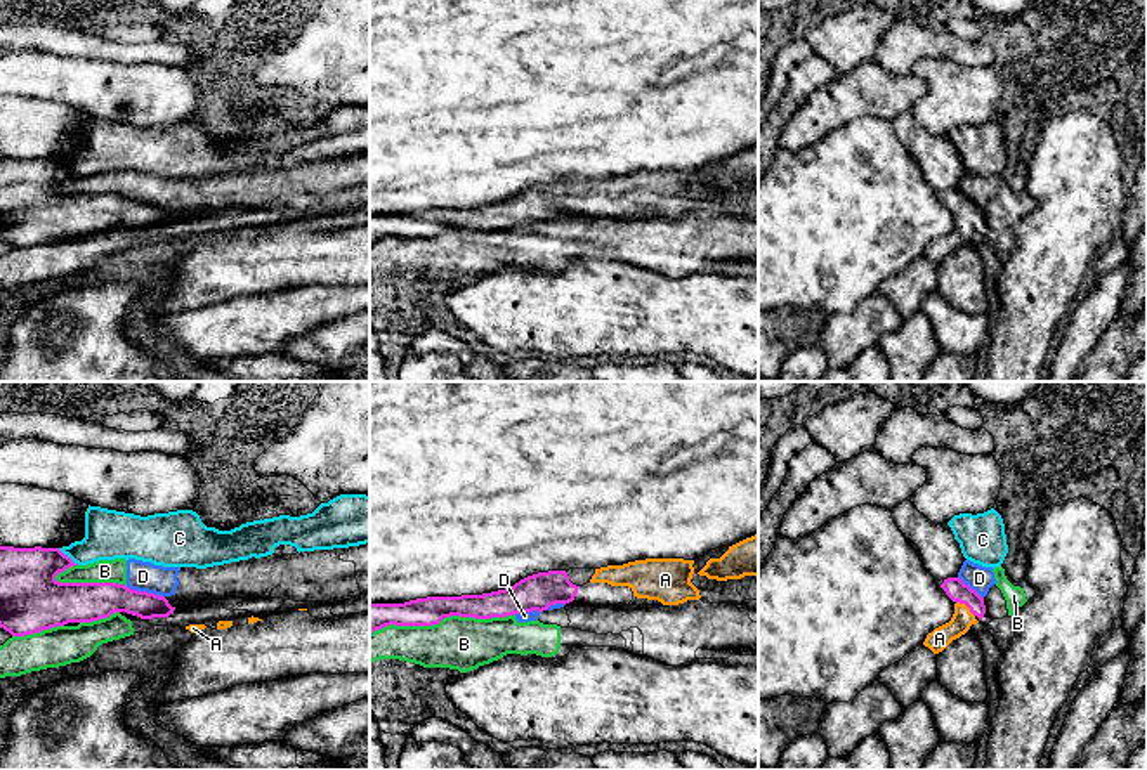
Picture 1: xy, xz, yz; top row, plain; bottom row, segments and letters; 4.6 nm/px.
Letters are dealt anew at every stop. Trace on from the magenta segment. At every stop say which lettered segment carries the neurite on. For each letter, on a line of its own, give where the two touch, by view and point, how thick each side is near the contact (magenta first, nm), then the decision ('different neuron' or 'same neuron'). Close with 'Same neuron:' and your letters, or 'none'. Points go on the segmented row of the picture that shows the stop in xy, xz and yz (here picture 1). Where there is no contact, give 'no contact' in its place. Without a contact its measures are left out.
A: meets magenta in yz at (967, 606); 100 nm thick on the magenta side, 100 nm on the other; same neuron
B: meets magenta in xz at (441, 619); 130 nm thick on the magenta side, 240 nm on the other; different neuron
C: meets magenta in xy at (66, 555); 280 nm thick on the magenta side, 220 nm on the other; different neuron
D: meets magenta in xy at (146, 592); 180 nm thick on the magenta side, 140 nm on the other; different neuron
Same neuron: A

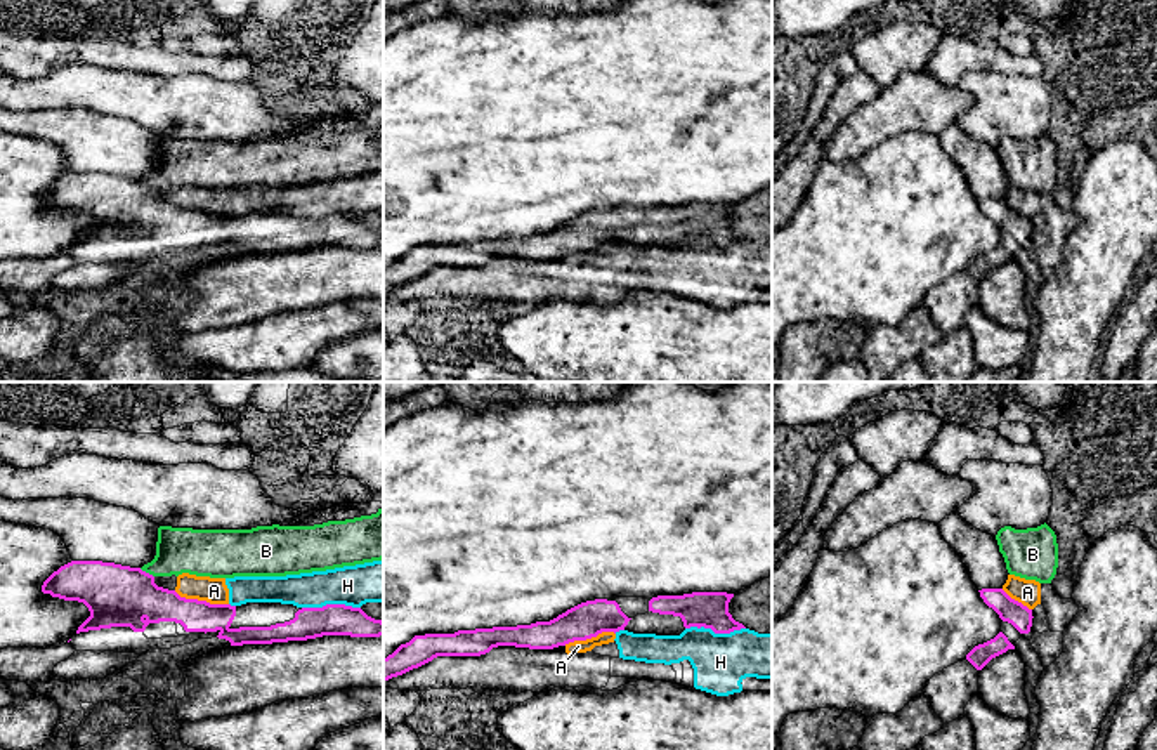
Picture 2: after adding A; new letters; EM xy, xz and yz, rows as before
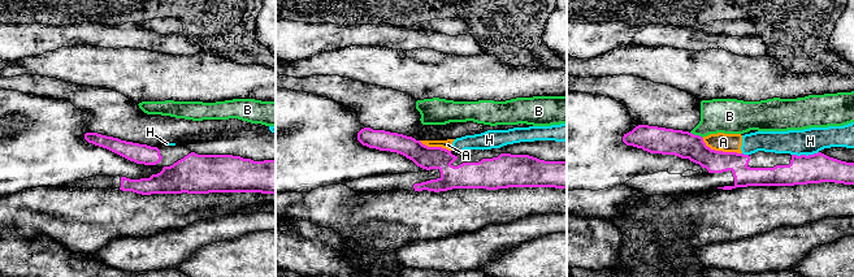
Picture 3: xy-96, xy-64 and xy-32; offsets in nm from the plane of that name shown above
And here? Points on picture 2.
A: meets magenta in xy at (202, 601); 160 nm thick on the magenta side, 120 nm on the other; different neuron
B: meets magenta in xy at (144, 572); 280 nm thick on the magenta side, 220 nm on the other; different neuron
H: meets magenta in xz at (715, 632); 170 nm thick on the magenta side, 260 nm on the other; different neuron
Same neuron: none

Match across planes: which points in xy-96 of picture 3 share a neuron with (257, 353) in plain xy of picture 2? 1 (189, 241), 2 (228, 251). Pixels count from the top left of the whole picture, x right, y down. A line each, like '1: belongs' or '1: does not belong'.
1: belongs
2: does not belong

